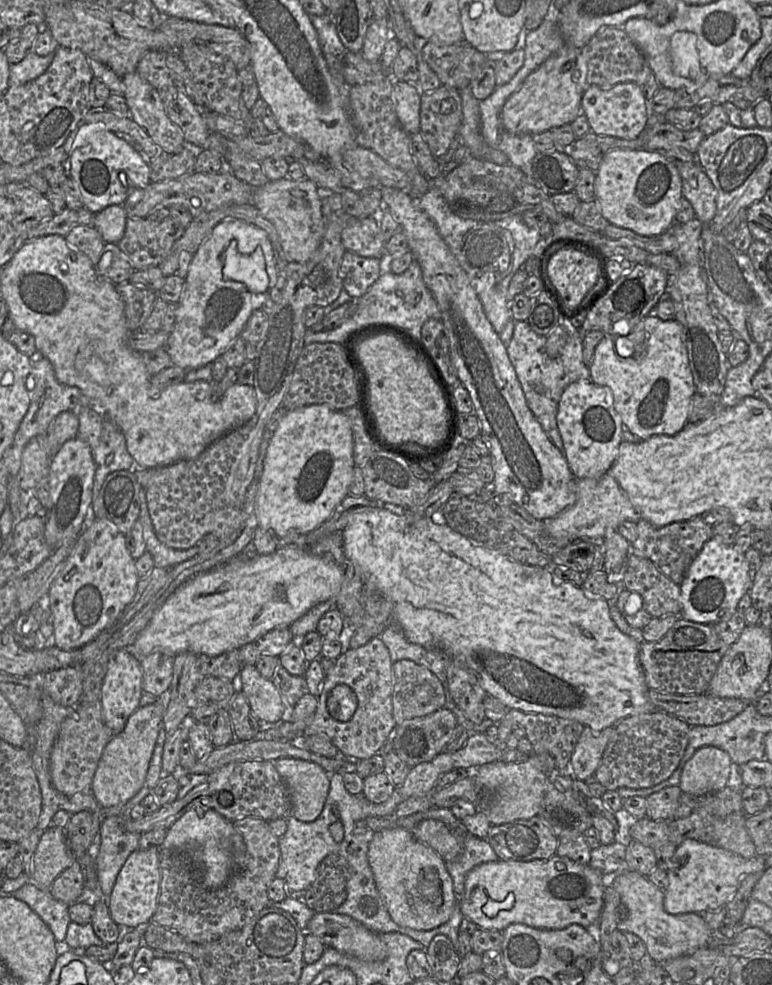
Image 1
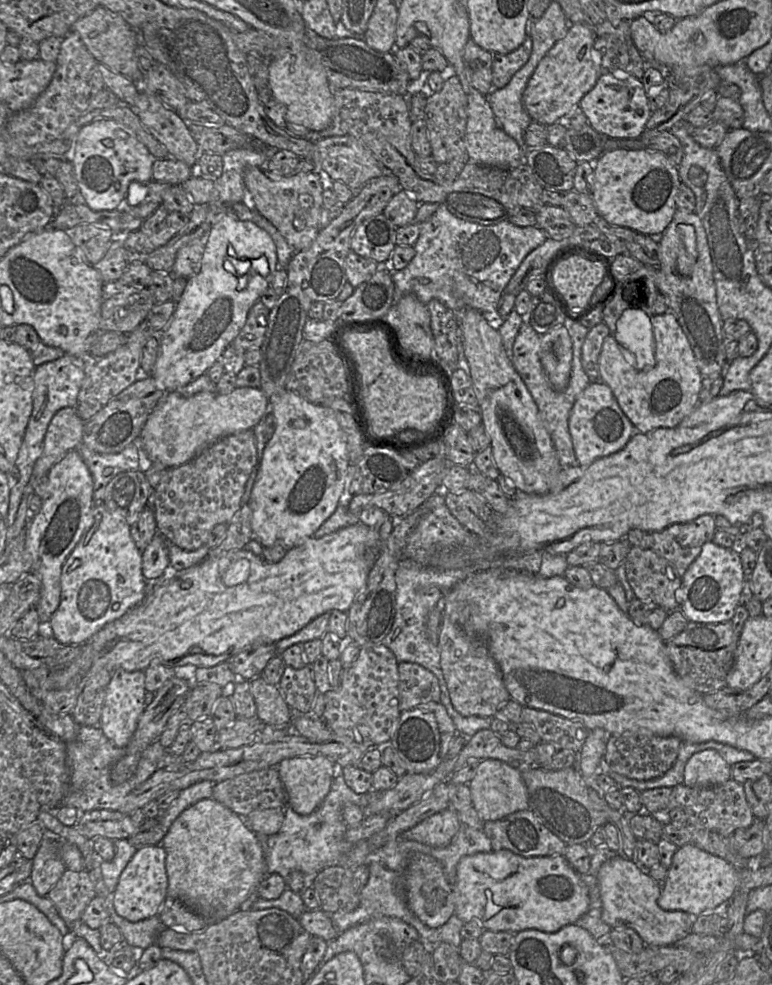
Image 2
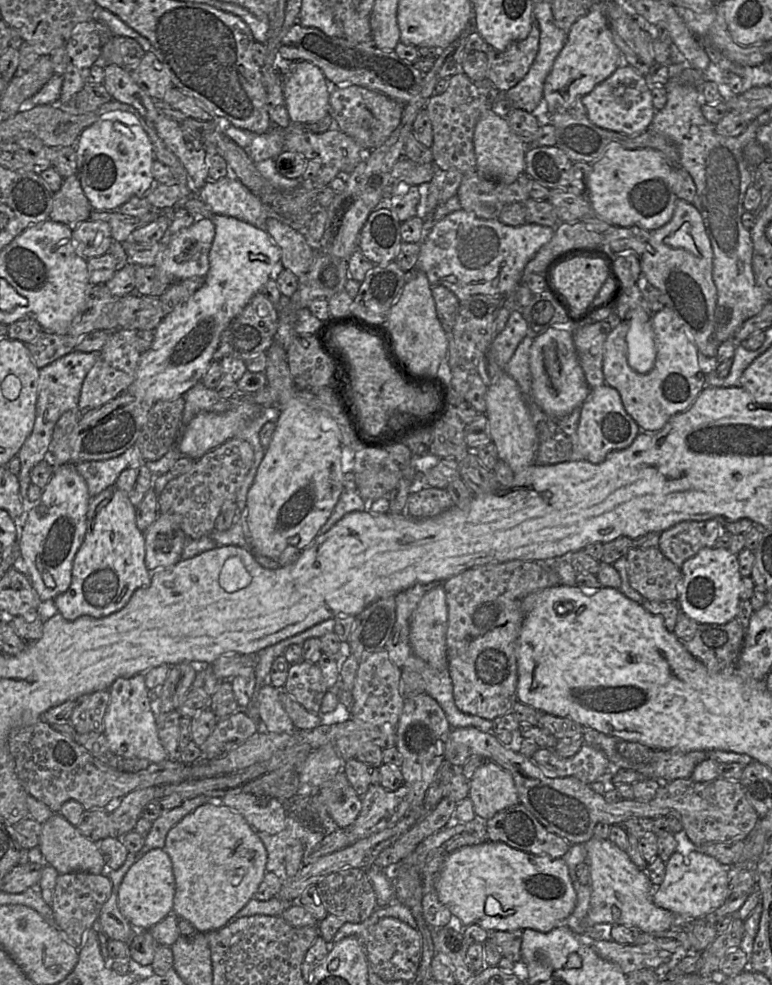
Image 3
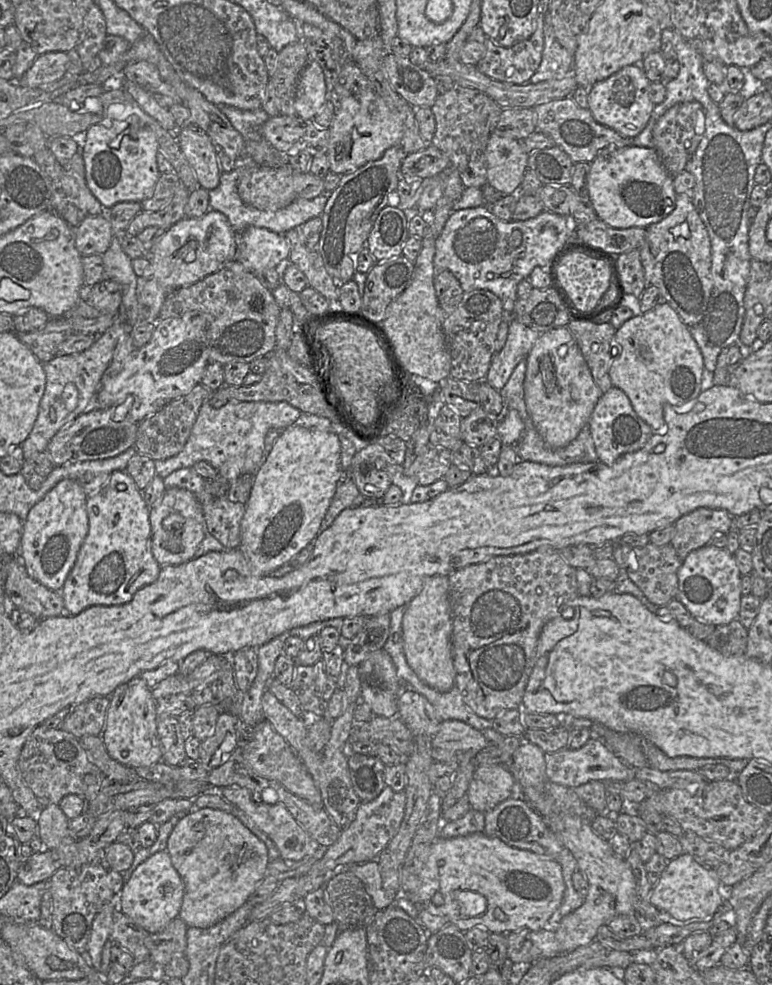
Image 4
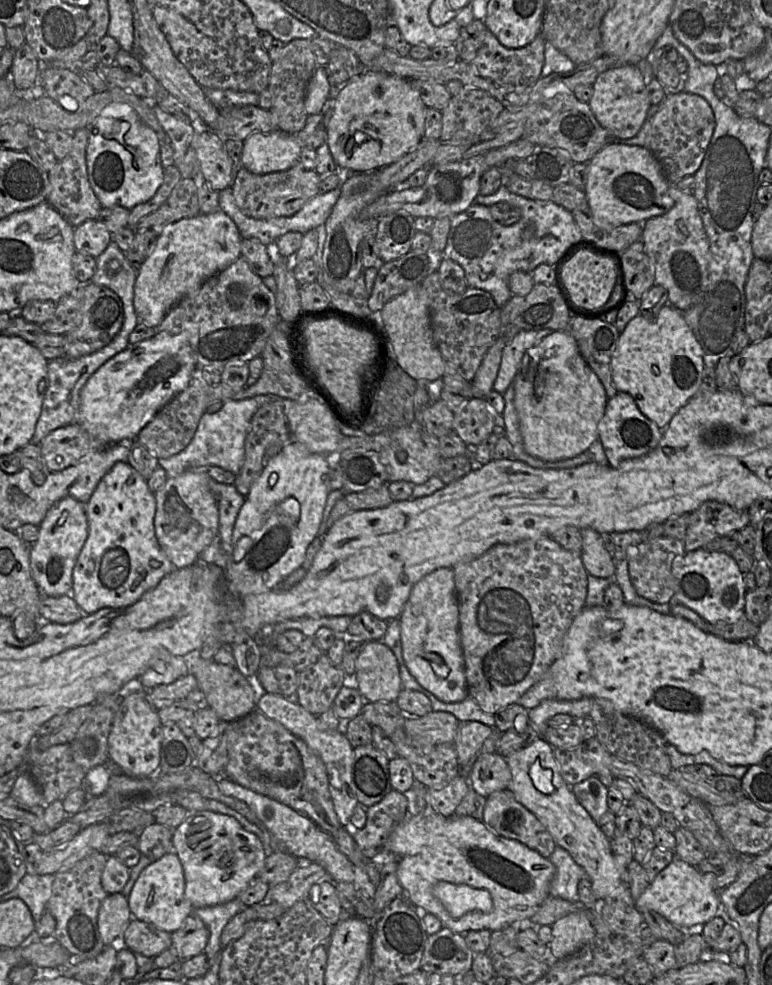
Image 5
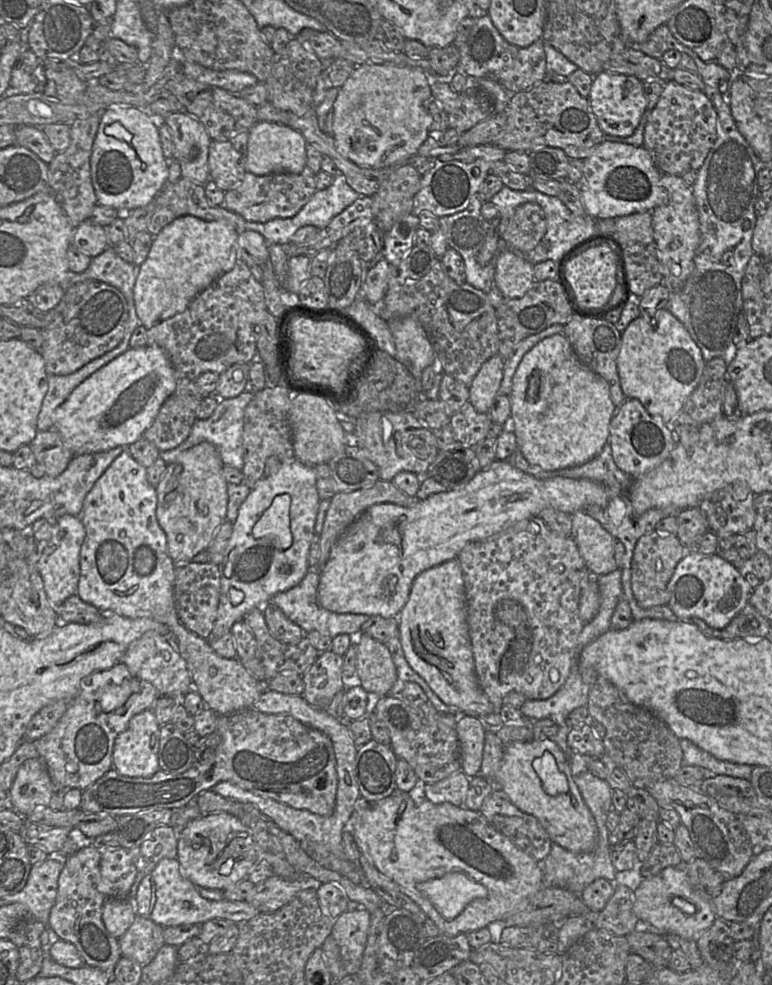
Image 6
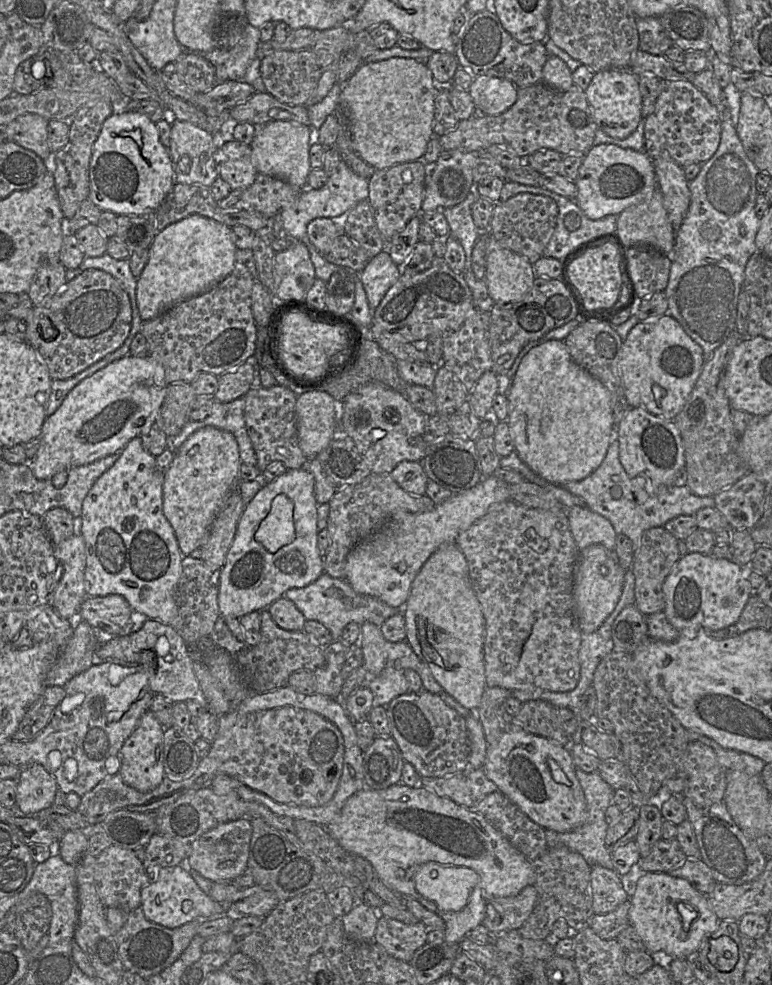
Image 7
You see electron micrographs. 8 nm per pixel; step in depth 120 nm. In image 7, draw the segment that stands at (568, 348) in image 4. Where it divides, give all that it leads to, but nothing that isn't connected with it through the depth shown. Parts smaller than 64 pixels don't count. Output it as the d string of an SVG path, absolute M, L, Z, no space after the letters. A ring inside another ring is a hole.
M548 340L532 348L522 359L507 393L507 424L514 450L538 476L555 485L580 481L599 467L614 431L610 394L602 382L580 367L562 340Z

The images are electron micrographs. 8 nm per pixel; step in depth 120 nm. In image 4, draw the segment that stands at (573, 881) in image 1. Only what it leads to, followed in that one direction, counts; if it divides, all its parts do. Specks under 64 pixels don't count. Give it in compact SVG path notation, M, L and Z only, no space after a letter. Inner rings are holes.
M484 832L454 838L439 837L432 844L420 873L420 881L418 905L415 906L445 917L448 924L455 925L463 932L474 927L497 934L508 934L523 928L540 931L561 905L565 892L562 867L558 861L529 850L511 847L501 839L488 836Z

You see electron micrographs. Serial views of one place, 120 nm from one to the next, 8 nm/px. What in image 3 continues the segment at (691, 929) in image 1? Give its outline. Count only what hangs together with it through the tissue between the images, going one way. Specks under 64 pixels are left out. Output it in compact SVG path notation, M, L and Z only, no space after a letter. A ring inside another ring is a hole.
M594 836L585 842L584 846L591 875L591 898L585 926L600 923L636 926L646 933L672 928L676 916L654 904L652 897L655 886L651 883L647 871L640 870L626 851L619 849L608 839Z

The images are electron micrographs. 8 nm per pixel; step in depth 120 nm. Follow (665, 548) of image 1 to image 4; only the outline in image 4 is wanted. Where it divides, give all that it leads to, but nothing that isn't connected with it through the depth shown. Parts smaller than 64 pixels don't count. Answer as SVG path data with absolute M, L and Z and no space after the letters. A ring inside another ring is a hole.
M698 508L683 515L674 523L675 533L670 544L674 547L679 559L683 562L689 553L708 545L715 535L729 533L734 527L733 518L726 510Z

